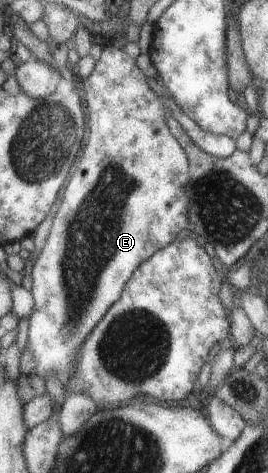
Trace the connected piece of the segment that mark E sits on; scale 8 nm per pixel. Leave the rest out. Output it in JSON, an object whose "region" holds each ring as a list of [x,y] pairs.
{"region":[[[118,44],[114,46],[109,46],[104,49],[101,49],[101,54],[98,59],[98,61],[95,62],[93,70],[91,73],[88,73],[87,77],[84,77],[84,79],[81,80],[81,85],[83,87],[81,91],[81,95],[83,96],[83,101],[86,108],[86,117],[88,117],[88,121],[85,121],[85,125],[87,125],[88,130],[88,137],[86,139],[86,143],[84,145],[84,148],[82,149],[82,157],[80,157],[79,163],[76,165],[76,168],[73,170],[72,174],[70,174],[70,179],[68,179],[68,183],[66,183],[66,186],[64,187],[64,193],[63,197],[61,199],[61,203],[59,205],[59,208],[57,210],[57,213],[55,217],[52,220],[51,228],[49,231],[49,234],[47,235],[47,239],[45,240],[45,244],[43,245],[43,248],[41,249],[40,253],[34,260],[34,263],[32,265],[32,269],[29,273],[31,275],[31,294],[33,295],[33,311],[31,314],[27,317],[27,322],[29,324],[27,329],[27,346],[31,349],[33,362],[34,362],[34,371],[36,375],[39,375],[43,378],[45,381],[47,375],[51,373],[55,373],[56,377],[61,383],[64,385],[67,384],[67,381],[71,378],[71,371],[73,370],[72,360],[73,357],[76,355],[78,346],[81,344],[81,341],[88,335],[88,332],[100,321],[100,318],[106,313],[106,310],[112,305],[121,294],[121,289],[123,288],[124,283],[126,283],[126,280],[132,275],[132,272],[134,269],[136,269],[137,265],[140,265],[143,261],[146,261],[156,250],[162,249],[165,245],[168,245],[170,242],[173,242],[176,240],[176,235],[182,231],[184,228],[188,228],[190,223],[187,216],[187,209],[188,209],[188,196],[185,192],[185,187],[188,181],[188,160],[186,157],[186,154],[184,153],[184,150],[178,145],[178,142],[172,137],[172,134],[169,132],[168,126],[165,122],[165,117],[170,114],[170,111],[165,107],[165,105],[156,97],[156,94],[152,92],[148,88],[148,83],[146,83],[146,76],[144,76],[140,69],[136,67],[136,63],[134,59],[131,59],[128,55],[124,54],[124,51],[122,50],[122,47]]]}

